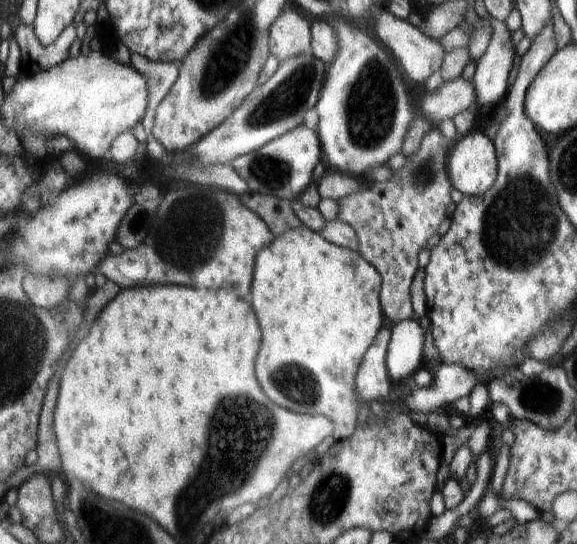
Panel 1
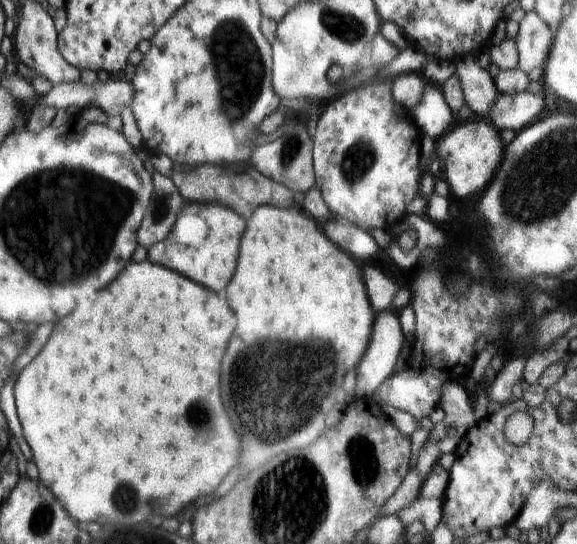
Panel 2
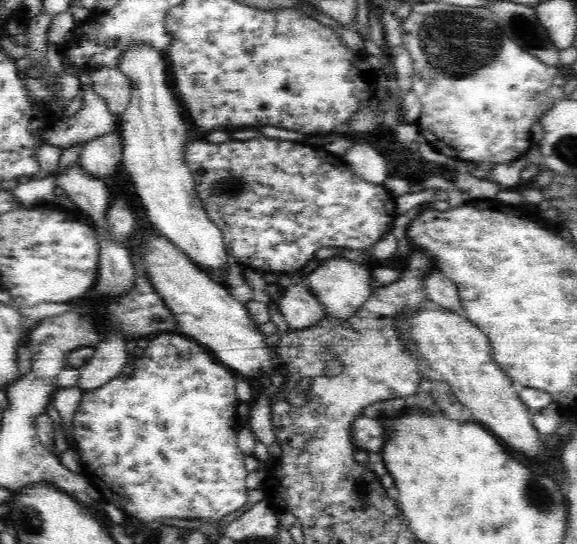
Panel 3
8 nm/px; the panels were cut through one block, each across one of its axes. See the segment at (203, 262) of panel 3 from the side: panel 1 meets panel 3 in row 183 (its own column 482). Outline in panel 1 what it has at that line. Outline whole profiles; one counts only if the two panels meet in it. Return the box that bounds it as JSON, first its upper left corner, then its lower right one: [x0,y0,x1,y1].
[448,132,497,196]

